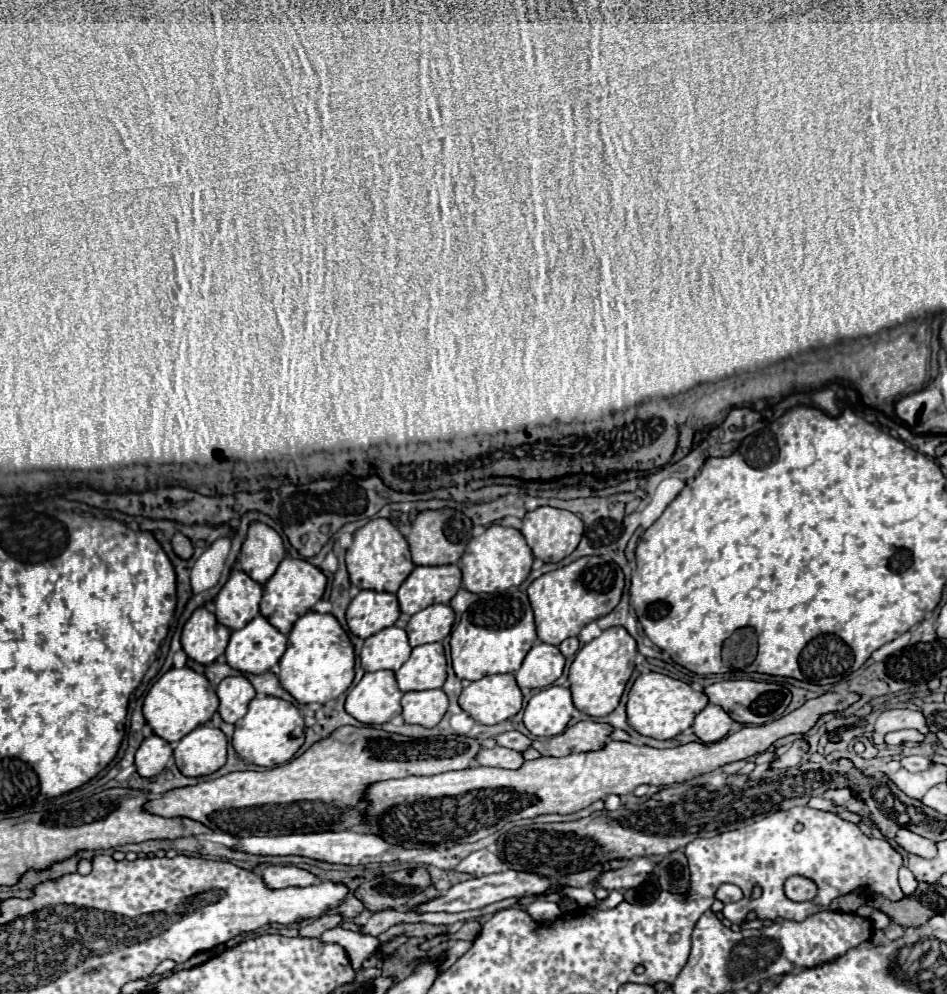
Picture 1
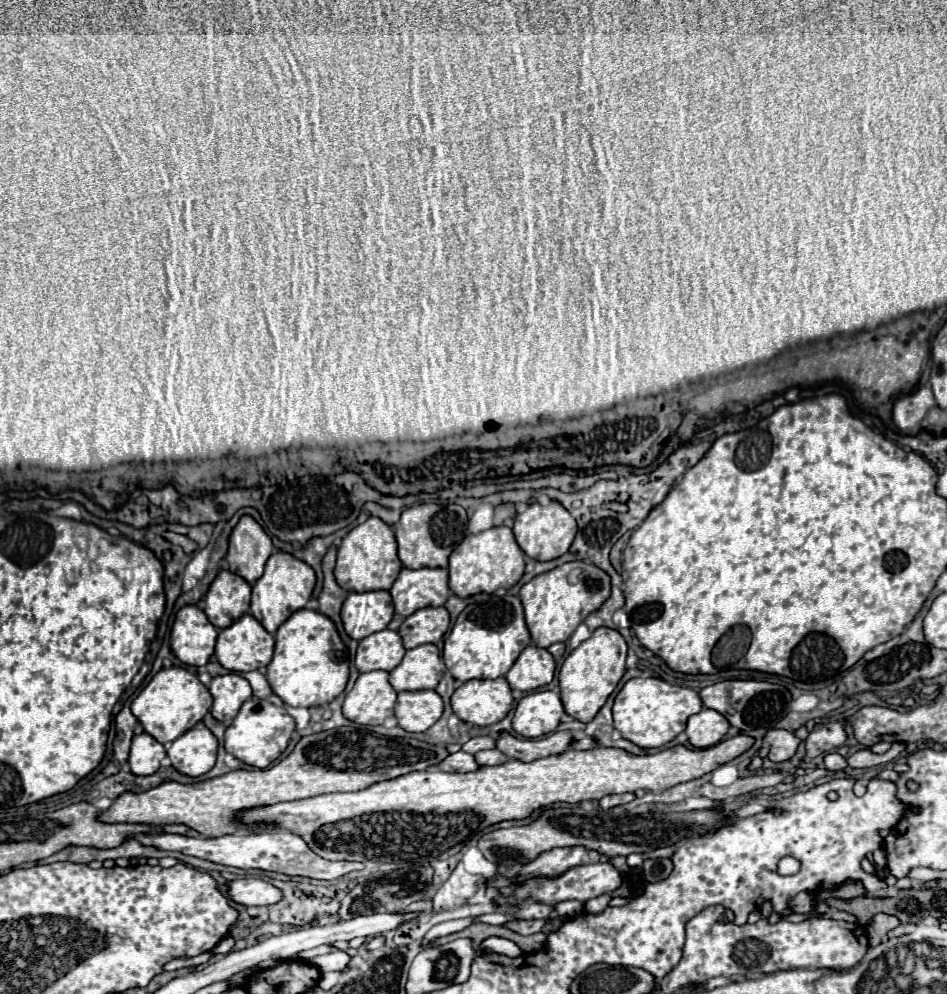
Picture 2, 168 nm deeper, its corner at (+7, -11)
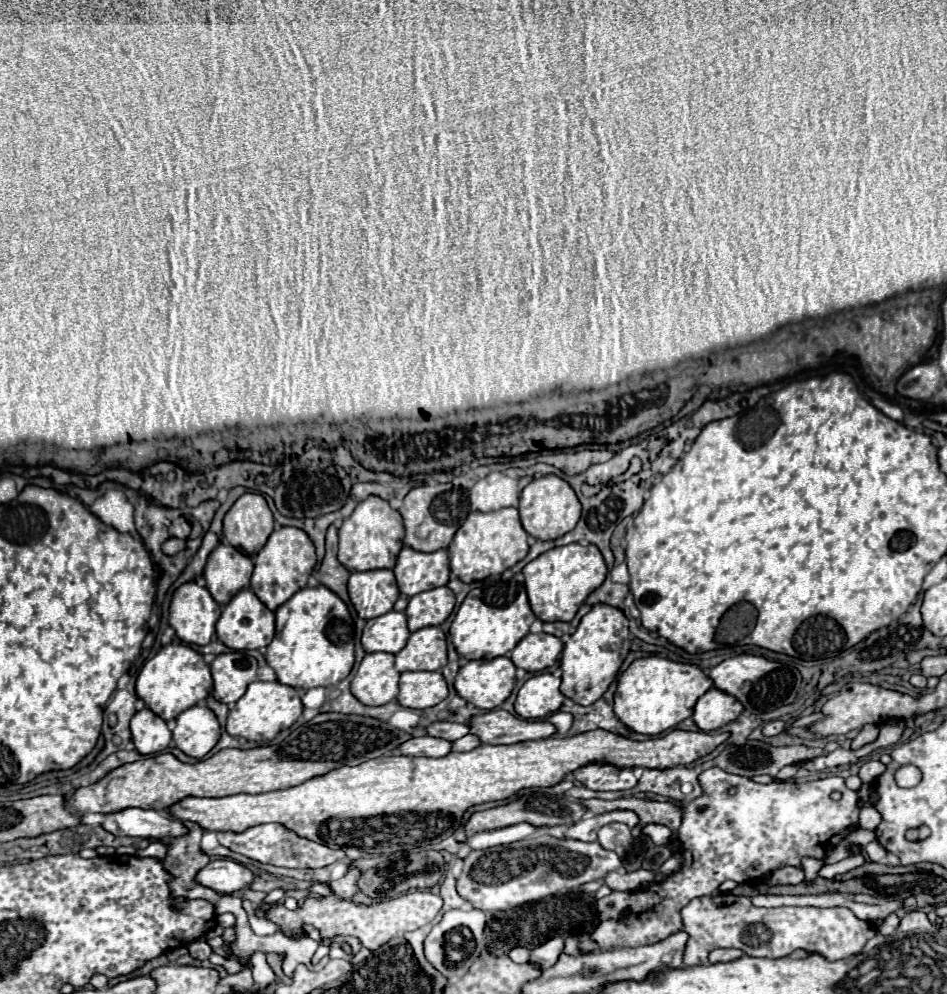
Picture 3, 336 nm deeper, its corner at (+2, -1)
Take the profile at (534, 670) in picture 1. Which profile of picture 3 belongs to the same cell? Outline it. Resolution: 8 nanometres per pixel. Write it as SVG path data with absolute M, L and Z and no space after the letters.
M528 633L510 653L516 667L530 673L544 671L552 667L562 653L562 641L548 633Z

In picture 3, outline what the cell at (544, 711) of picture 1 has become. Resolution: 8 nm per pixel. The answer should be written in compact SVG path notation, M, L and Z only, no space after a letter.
M538 673L524 681L518 691L514 709L522 719L544 719L562 707L560 679L552 673Z

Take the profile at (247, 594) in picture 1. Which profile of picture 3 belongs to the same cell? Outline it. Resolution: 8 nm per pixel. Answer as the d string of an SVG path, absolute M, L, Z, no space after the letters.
M218 543L218 547L208 555L202 575L210 595L220 605L226 605L240 589L250 585L252 571L252 557L232 545Z

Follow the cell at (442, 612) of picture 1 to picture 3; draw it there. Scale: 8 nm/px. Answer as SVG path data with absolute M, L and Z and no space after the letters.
M446 585L414 595L406 607L408 629L418 631L418 629L428 627L428 625L444 623L450 617L454 603L456 603L454 593Z

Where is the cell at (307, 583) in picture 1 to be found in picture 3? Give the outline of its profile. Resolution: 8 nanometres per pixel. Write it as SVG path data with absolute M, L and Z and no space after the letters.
M280 527L274 529L262 551L258 551L254 559L254 573L250 579L250 589L256 597L270 609L276 611L282 603L286 603L296 591L306 587L308 575L316 565L316 553L310 537L298 527Z

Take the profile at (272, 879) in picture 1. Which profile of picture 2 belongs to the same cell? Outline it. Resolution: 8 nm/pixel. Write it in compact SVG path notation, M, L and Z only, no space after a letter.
M263 879L229 881L229 897L241 905L275 905L283 899L283 891Z

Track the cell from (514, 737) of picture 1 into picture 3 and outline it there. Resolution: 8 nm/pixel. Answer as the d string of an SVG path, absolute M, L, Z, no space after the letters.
M438 721L438 723L430 723L426 727L426 735L430 737L440 737L440 739L446 739L446 741L456 741L460 739L462 735L468 733L468 727L466 725L460 725L460 723L448 723L448 721Z

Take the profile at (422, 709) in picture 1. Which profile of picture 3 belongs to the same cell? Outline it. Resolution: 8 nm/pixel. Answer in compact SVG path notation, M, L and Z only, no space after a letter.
M404 671L400 675L398 703L410 709L426 709L448 697L448 685L440 671Z

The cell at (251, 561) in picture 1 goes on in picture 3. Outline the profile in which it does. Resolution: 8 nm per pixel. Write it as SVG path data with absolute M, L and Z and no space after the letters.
M244 493L224 517L224 537L236 549L254 555L274 531L272 511L260 493Z

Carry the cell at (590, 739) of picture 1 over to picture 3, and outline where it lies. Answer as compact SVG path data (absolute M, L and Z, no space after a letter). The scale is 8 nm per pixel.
M504 709L474 715L470 717L468 727L482 743L490 745L512 745L530 739L544 739L556 733L556 727L548 721L526 721Z

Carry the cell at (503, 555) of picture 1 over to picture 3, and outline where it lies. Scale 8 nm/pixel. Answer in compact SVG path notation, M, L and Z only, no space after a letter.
M504 507L504 509L488 511L488 513L474 511L474 515L468 515L466 523L458 527L448 547L450 571L464 583L482 581L490 575L504 573L512 565L516 565L520 559L524 559L526 553L528 553L528 533L524 531L520 523L516 507Z

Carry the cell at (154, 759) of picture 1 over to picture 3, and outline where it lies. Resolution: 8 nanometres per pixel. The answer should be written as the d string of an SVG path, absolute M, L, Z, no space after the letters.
M148 707L134 713L134 717L130 719L130 731L134 745L142 755L160 753L172 741L172 733L166 721L158 717L154 711L150 711Z

